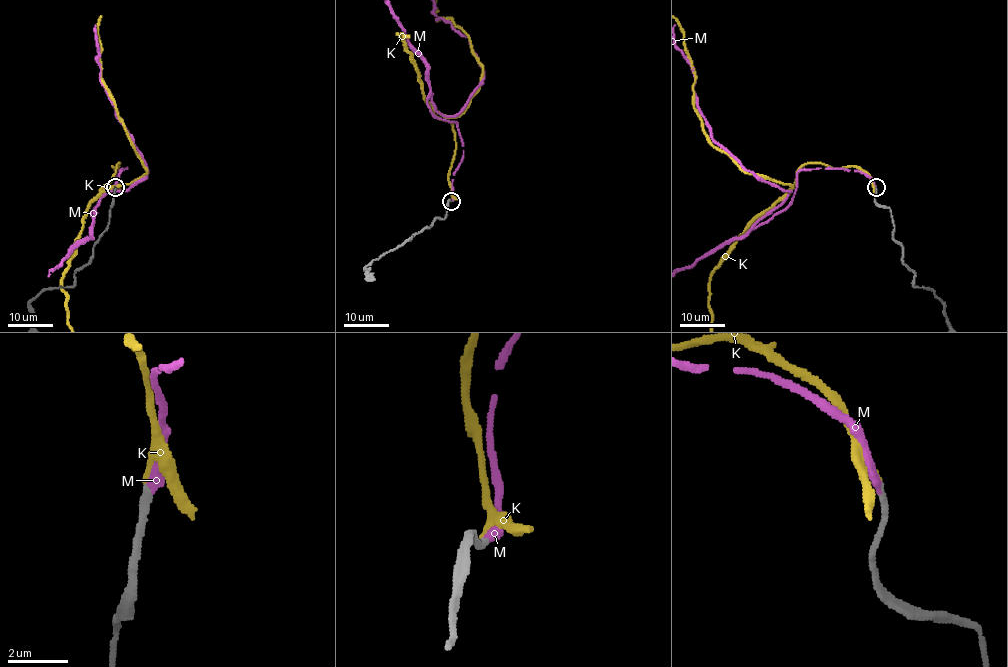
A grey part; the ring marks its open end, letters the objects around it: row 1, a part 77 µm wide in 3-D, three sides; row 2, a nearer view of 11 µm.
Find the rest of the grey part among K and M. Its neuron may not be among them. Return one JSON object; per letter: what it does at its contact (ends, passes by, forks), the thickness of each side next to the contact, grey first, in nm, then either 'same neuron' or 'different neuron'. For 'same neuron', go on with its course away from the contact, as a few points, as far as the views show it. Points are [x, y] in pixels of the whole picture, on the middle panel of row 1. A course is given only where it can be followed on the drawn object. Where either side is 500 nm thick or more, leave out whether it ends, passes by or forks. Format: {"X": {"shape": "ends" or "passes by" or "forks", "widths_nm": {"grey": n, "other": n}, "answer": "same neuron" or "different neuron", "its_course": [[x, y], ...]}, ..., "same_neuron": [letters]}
{"K": {"shape": "ends", "widths_nm": {"grey": 240, "other": 140}, "answer": "different neuron"}, "M": {"shape": "ends", "widths_nm": {"grey": 240, "other": 320}, "answer": "same neuron"}, "same_neuron": ["M"]}

